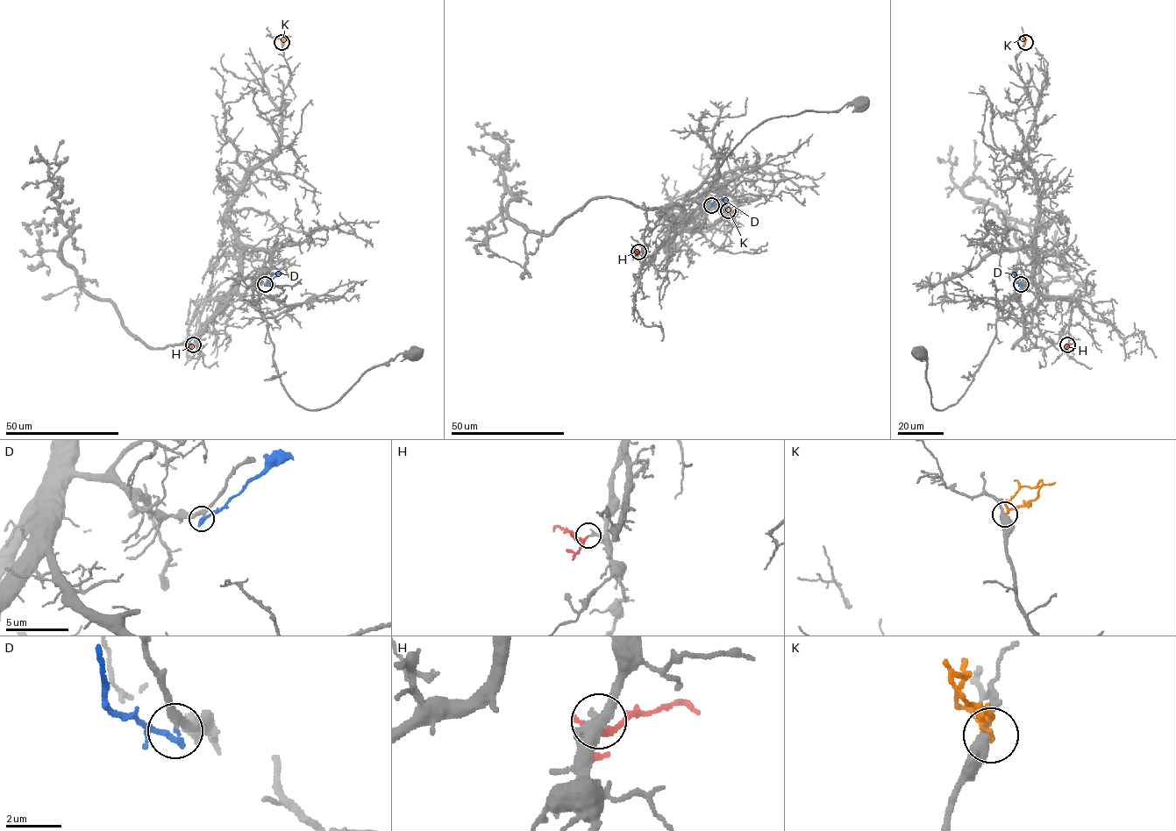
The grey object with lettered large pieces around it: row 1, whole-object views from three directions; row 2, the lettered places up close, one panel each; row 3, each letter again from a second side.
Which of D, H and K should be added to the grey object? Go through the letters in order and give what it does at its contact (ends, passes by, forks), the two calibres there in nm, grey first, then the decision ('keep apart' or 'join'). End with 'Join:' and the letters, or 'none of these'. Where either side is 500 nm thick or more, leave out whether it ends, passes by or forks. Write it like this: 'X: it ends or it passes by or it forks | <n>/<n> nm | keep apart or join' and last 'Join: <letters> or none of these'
D: it passes by | 280/160 nm | keep apart
H: it passes by | 260/160 nm | join
K: it passes by | 400/150 nm | keep apart
Join: H

